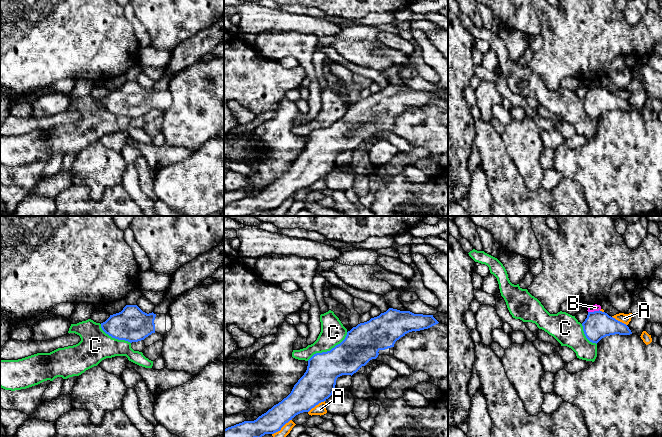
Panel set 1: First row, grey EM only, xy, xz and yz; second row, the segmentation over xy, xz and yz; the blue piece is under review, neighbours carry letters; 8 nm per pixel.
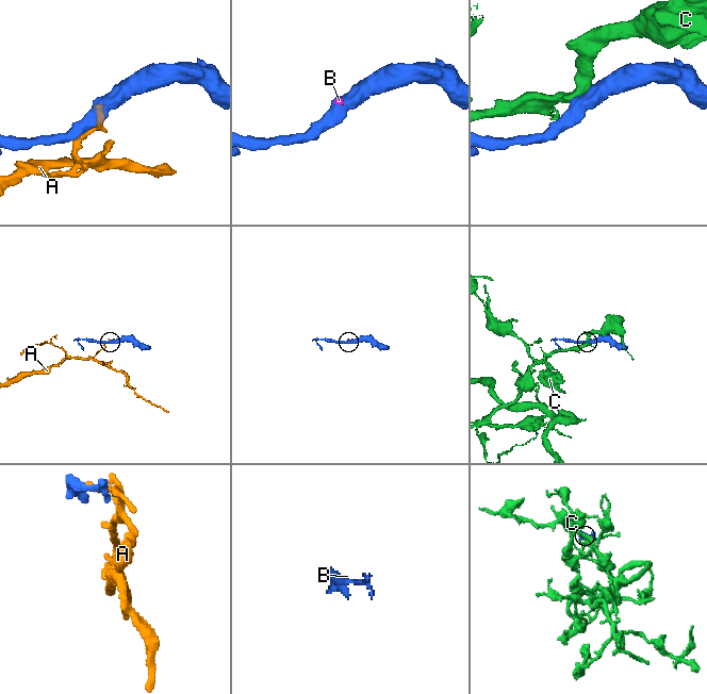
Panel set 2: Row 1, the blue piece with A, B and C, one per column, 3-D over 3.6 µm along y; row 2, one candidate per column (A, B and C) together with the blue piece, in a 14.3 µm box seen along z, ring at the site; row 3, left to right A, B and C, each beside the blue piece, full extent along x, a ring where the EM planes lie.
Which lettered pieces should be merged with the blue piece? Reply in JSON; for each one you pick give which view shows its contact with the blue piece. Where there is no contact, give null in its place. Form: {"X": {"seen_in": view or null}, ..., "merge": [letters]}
{"merge": []}

